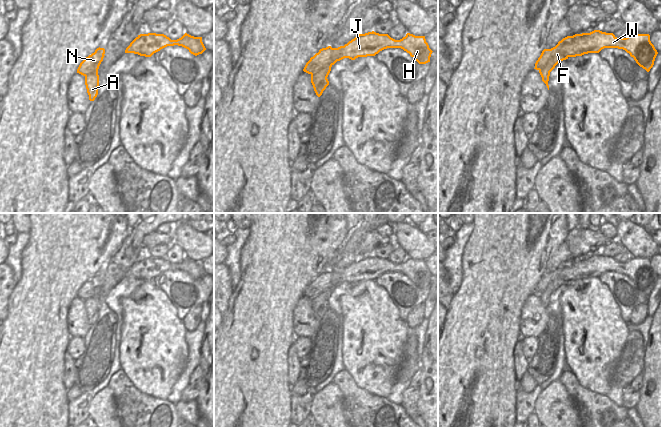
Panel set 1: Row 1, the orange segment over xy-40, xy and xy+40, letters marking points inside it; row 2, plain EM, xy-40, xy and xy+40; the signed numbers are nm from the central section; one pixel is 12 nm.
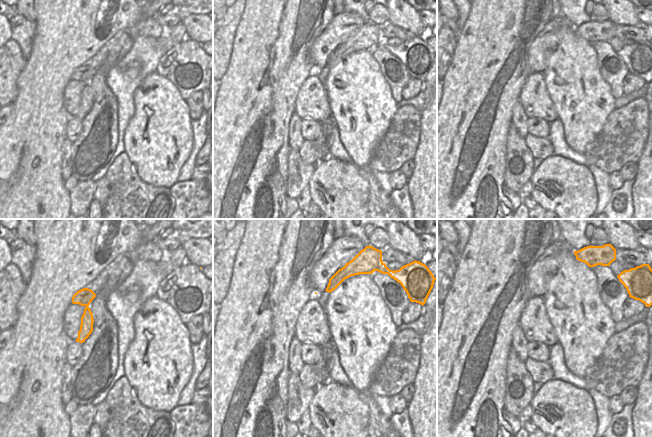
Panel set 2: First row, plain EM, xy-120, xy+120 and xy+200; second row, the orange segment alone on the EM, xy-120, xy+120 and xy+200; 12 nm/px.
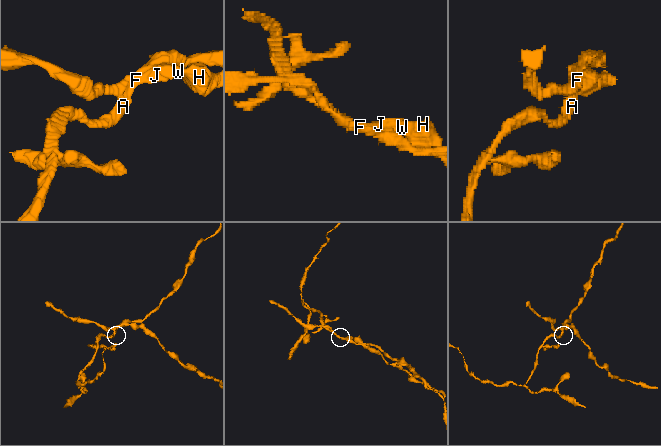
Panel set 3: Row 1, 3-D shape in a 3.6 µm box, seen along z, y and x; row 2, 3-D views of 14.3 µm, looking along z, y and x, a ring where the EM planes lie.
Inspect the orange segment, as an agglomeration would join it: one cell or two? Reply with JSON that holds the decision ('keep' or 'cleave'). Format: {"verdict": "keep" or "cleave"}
{"verdict": "cleave"}

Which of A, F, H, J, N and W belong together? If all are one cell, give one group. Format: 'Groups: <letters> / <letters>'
Groups: A F / H J N W.

